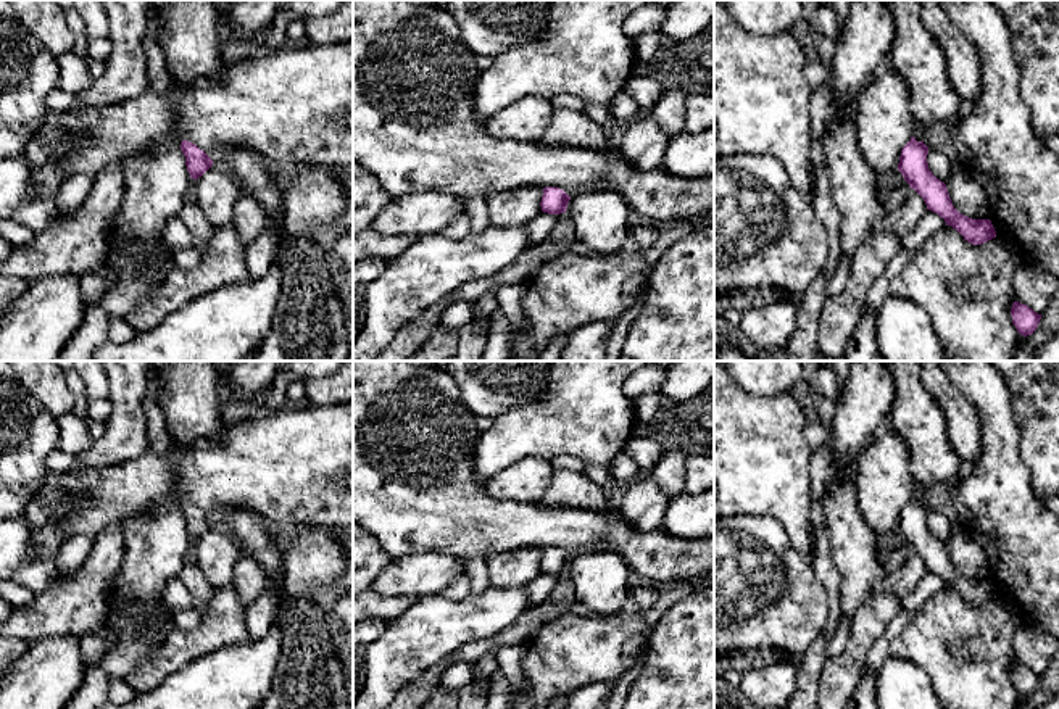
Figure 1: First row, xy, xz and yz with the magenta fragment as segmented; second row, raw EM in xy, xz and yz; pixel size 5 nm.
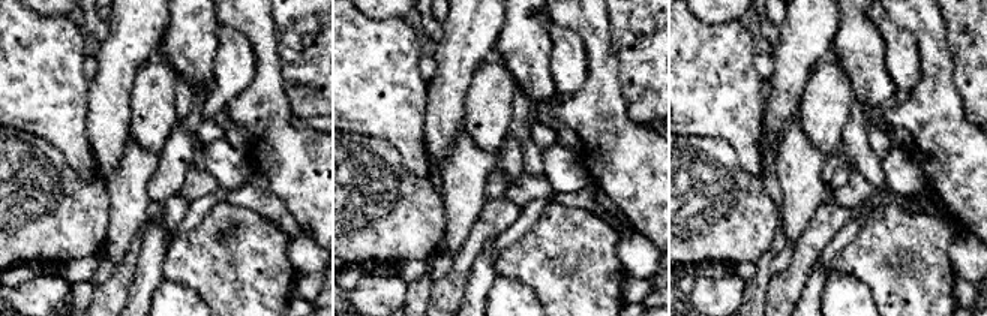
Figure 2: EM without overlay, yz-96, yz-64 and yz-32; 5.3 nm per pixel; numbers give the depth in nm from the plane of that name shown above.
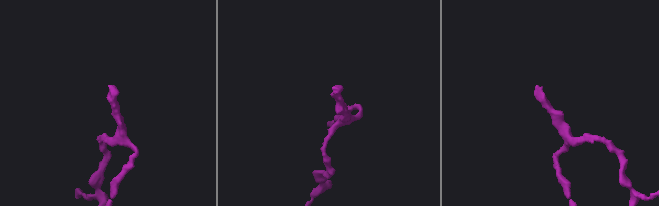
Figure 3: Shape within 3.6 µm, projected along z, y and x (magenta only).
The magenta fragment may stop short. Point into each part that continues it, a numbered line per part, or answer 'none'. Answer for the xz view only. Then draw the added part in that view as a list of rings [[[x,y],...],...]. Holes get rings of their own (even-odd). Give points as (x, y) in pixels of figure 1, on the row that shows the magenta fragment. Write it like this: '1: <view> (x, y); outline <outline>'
none

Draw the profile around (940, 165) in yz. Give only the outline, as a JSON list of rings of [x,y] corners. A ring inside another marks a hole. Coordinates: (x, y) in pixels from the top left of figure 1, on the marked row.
[[[928,148],[927,163],[932,174],[941,182],[948,180],[948,176],[954,168],[951,160],[945,153],[932,150],[932,148]]]

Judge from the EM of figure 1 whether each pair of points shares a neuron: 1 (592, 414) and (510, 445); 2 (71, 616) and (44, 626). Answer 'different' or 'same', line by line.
1: same
2: same

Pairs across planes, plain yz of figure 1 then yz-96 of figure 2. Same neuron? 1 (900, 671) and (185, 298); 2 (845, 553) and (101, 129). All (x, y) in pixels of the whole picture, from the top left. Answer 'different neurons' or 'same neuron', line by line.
1: same neuron
2: different neurons

